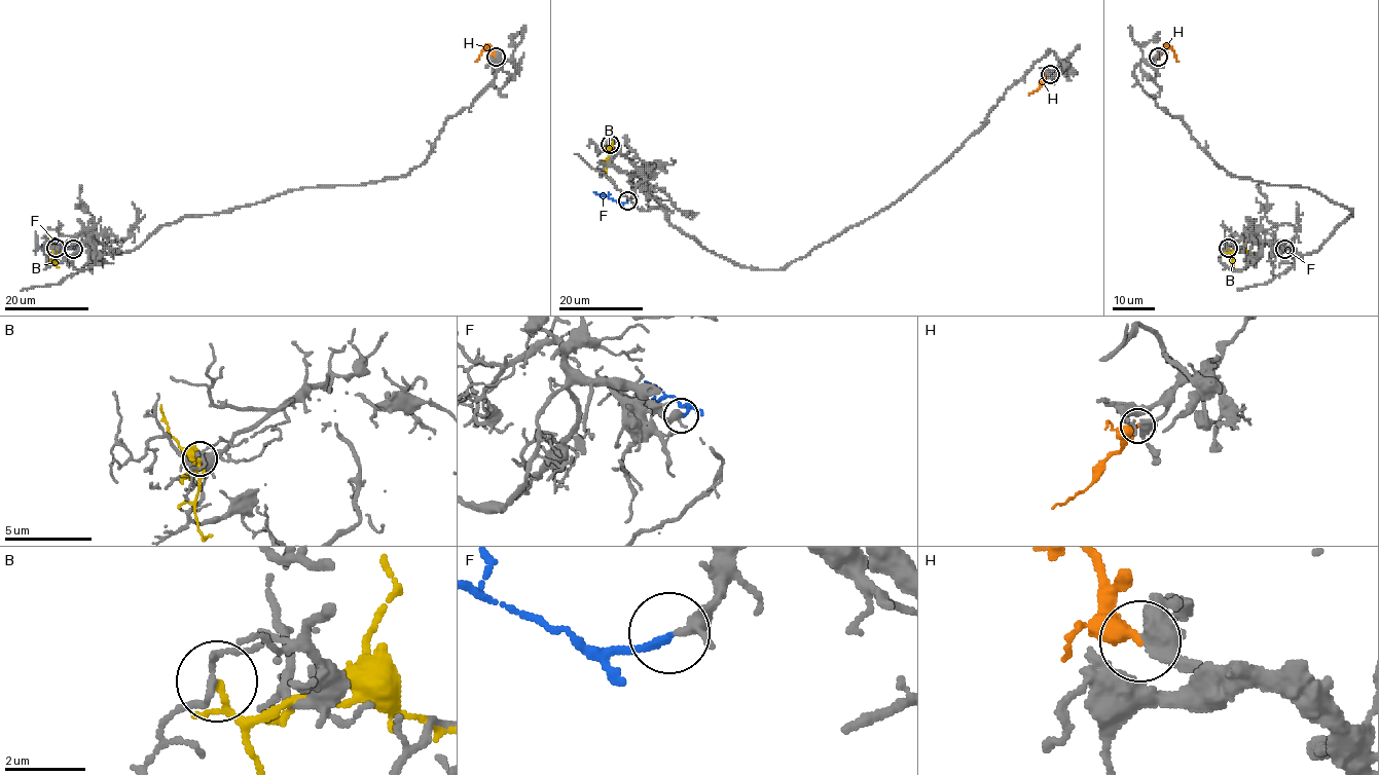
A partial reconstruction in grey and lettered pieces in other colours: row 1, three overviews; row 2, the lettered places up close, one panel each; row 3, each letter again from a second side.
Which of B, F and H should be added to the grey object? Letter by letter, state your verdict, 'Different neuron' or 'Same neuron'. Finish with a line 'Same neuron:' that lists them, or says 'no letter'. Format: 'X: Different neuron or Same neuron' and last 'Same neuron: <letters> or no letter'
B: Different neuron
F: Same neuron
H: Different neuron
Same neuron: F

